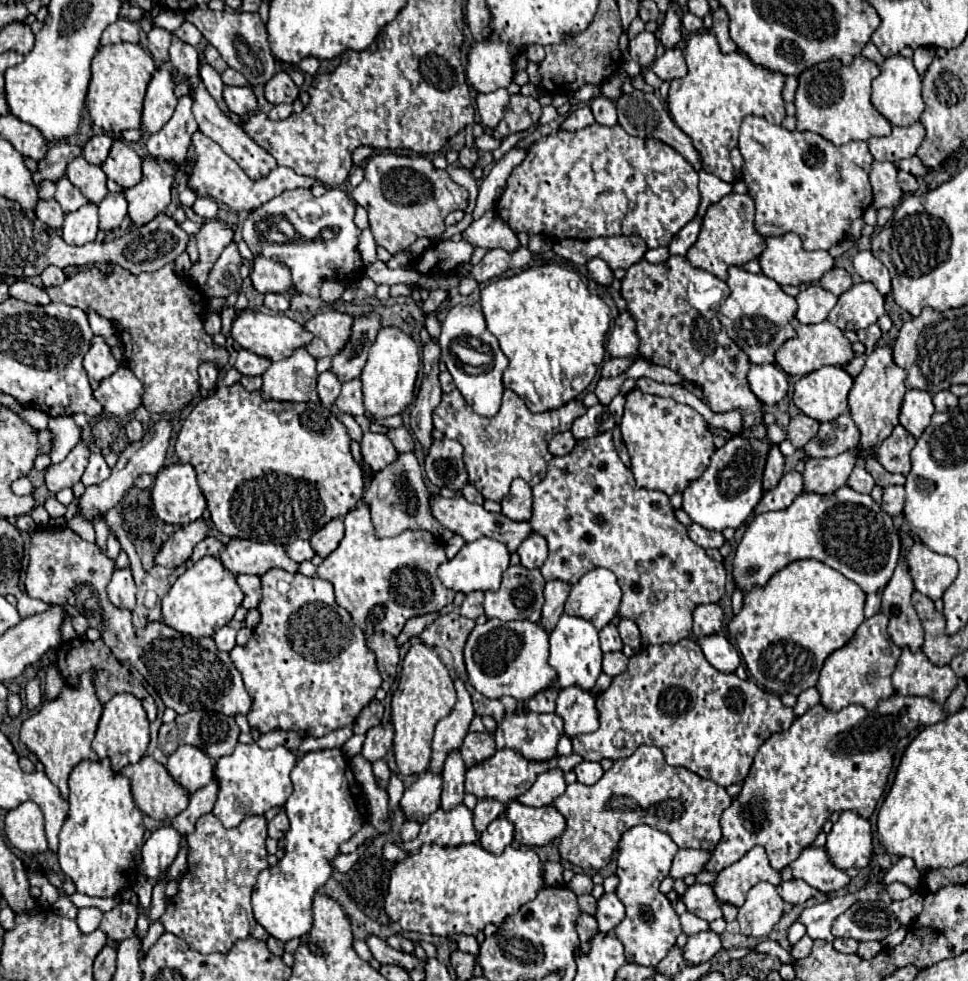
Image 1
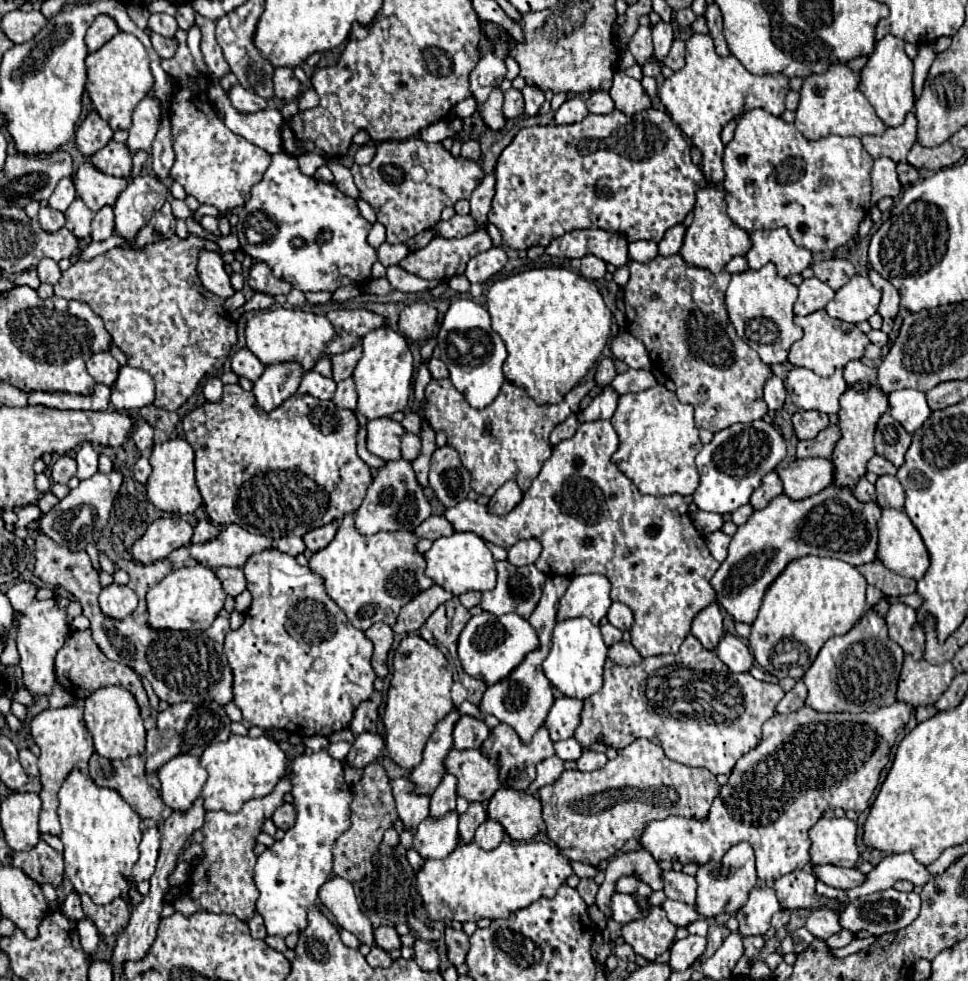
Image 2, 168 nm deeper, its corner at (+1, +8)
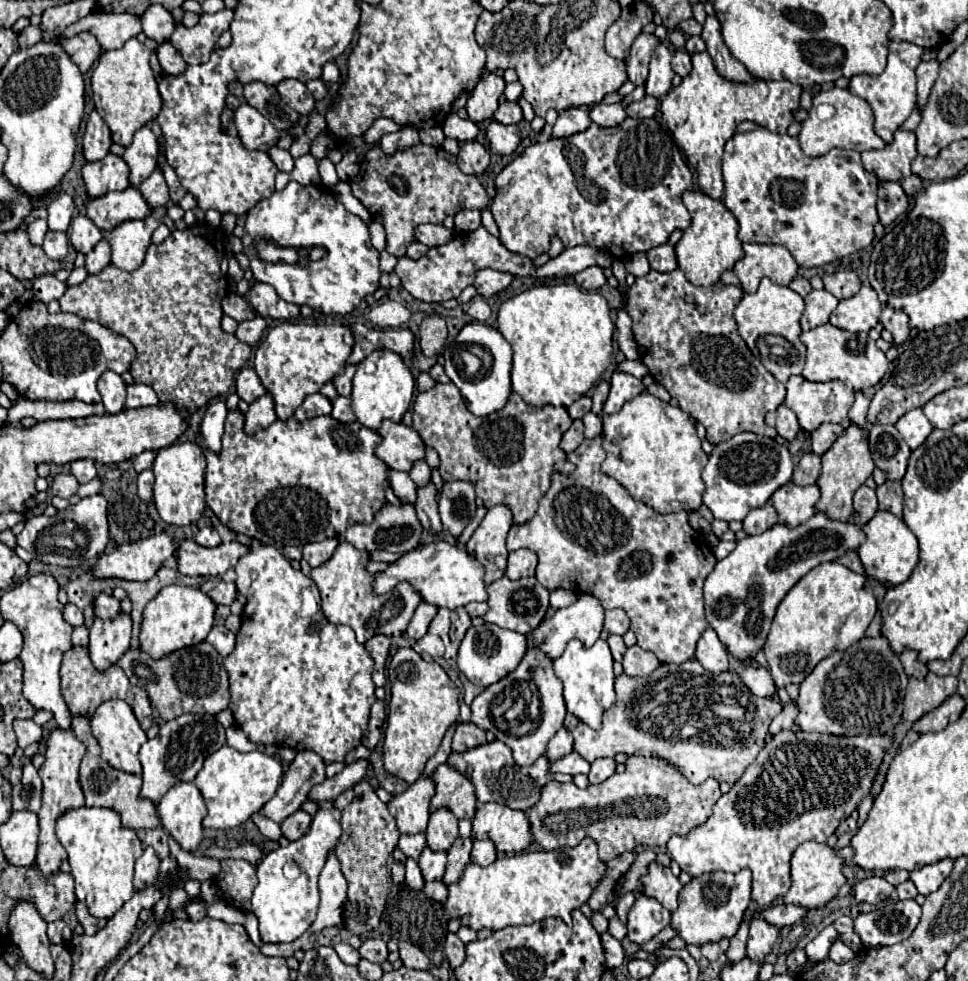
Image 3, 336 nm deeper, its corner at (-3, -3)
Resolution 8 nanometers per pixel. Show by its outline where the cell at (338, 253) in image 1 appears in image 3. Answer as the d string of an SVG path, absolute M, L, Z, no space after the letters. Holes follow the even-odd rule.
M290 181L282 191L274 191L270 199L258 201L248 211L244 229L244 255L250 259L254 279L272 285L284 301L308 305L326 315L346 315L366 295L380 287L380 253L370 243L368 227L362 223L362 219L348 213L332 191ZM258 239L270 239L280 247L292 249L322 247L326 255L320 261L300 257L294 265L284 261L268 263L256 255L254 241Z

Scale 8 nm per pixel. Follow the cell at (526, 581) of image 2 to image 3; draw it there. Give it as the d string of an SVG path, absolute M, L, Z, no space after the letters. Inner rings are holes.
M506 575L494 583L488 585L488 613L484 615L484 621L486 623L494 623L498 627L504 627L504 629L512 629L512 631L518 631L522 635L528 635L530 631L534 631L540 621L544 619L544 613L548 609L548 589L544 589L536 577L524 577L524 579L518 579L518 581L512 581L508 579Z

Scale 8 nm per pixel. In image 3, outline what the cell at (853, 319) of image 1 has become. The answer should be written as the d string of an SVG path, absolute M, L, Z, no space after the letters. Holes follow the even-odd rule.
M862 285L862 289L838 303L838 307L830 315L830 323L844 331L870 331L880 321L880 299L870 285Z

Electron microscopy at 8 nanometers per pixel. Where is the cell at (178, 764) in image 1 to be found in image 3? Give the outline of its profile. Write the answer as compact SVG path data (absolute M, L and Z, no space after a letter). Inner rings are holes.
M176 783L158 803L164 829L180 843L182 849L194 851L202 841L202 819L206 805L194 783Z

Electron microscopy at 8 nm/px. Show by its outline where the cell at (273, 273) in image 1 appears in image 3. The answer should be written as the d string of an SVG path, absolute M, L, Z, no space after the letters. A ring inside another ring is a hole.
M254 283L248 291L248 301L262 317L272 319L296 319L300 315L300 307L294 303L286 303L268 283Z

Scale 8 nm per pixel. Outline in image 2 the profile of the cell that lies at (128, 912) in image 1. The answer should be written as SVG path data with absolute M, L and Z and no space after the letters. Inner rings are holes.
M80 894L80 900L82 900L84 916L94 922L94 926L98 928L100 934L104 934L104 936L118 934L128 924L130 910L128 910L126 900L116 898L116 902L110 902L108 906L96 906L88 898L88 894Z

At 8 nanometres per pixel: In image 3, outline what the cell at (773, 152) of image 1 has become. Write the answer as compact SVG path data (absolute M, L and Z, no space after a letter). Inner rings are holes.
M756 127L754 131L748 133L736 133L732 139L726 141L724 147L724 157L722 157L722 169L724 169L724 205L728 211L734 213L740 231L738 231L738 239L742 243L782 243L788 247L788 251L792 253L792 257L796 259L798 265L802 267L822 267L826 263L850 257L858 251L862 251L864 247L868 247L874 239L874 225L878 223L878 213L876 213L876 195L878 195L878 177L874 173L868 173L862 167L860 161L860 153L858 151L848 151L848 149L830 149L826 155L820 157L806 157L800 149L800 143L796 137L790 135L780 135L780 133L772 133L766 127Z

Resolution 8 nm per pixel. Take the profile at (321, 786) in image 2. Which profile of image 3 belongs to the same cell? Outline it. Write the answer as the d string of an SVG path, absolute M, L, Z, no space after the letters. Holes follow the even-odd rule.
M316 801L318 811L312 815L312 825L304 837L298 841L292 841L288 847L278 847L276 851L268 853L256 867L258 871L258 885L252 895L252 913L258 917L260 923L260 937L264 943L292 943L296 941L316 919L318 909L318 877L324 869L324 861L328 859L328 853L334 851L342 837L342 825L340 825L340 811L334 807L334 801Z

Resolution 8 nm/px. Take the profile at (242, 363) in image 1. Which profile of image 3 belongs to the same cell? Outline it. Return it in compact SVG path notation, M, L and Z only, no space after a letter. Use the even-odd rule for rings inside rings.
M252 367L240 369L240 373L236 377L236 393L246 403L252 403L254 399L258 399L258 397L262 397L266 393L264 385L260 383L260 379L258 379L258 375L256 375L256 371Z

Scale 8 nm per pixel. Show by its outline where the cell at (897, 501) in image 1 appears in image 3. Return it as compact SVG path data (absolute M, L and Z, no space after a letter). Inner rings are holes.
M886 481L876 489L880 511L890 511L896 517L902 517L902 507L904 507L904 493L898 481Z

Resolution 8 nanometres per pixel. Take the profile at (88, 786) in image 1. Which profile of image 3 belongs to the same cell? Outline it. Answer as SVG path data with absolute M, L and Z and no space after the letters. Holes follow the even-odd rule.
M80 807L80 809L68 809L68 813L60 815L60 821L56 821L56 833L64 849L68 851L68 861L72 867L72 877L74 877L74 893L76 899L86 903L88 911L92 917L104 917L110 919L126 901L132 899L134 887L134 863L142 855L142 841L138 839L134 829L122 827L120 815L114 809L106 807Z

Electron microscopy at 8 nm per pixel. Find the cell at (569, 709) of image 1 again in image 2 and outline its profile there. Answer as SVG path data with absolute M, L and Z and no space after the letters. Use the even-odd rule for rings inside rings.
M558 698L544 720L544 726L550 732L550 738L556 740L566 740L574 736L576 726L580 724L580 710L582 710L582 700L576 698Z

